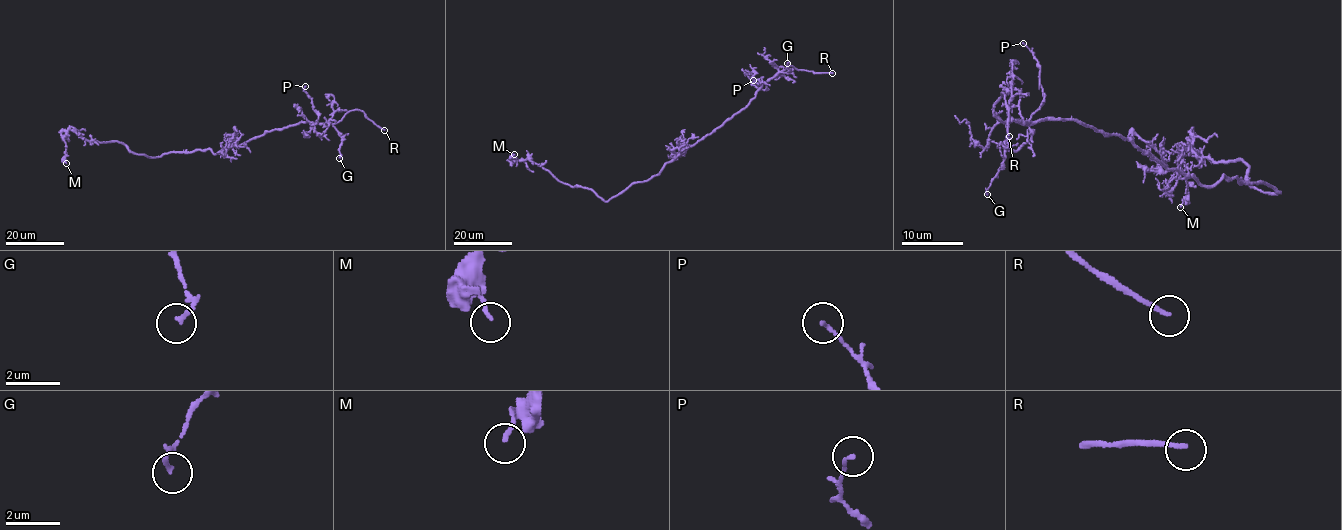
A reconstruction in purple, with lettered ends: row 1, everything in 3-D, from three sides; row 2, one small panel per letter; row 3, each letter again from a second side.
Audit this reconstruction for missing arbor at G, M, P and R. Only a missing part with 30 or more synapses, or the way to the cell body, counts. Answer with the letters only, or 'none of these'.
R

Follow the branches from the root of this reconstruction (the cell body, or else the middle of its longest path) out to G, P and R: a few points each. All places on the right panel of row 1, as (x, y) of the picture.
G: (1202, 185), (1128, 139), (1075, 120), (1010, 120), (1003, 167), (987, 194)
P: (1202, 185), (1116, 134), (1105, 134), (1075, 120), (1031, 122), (1044, 99), (1040, 65), (1023, 43)
R: (1202, 185), (1128, 139), (1075, 120), (1003, 122), (993, 114), (1003, 92), (1009, 136)

